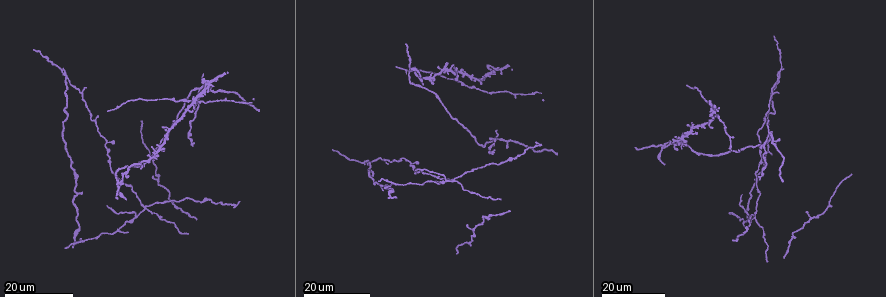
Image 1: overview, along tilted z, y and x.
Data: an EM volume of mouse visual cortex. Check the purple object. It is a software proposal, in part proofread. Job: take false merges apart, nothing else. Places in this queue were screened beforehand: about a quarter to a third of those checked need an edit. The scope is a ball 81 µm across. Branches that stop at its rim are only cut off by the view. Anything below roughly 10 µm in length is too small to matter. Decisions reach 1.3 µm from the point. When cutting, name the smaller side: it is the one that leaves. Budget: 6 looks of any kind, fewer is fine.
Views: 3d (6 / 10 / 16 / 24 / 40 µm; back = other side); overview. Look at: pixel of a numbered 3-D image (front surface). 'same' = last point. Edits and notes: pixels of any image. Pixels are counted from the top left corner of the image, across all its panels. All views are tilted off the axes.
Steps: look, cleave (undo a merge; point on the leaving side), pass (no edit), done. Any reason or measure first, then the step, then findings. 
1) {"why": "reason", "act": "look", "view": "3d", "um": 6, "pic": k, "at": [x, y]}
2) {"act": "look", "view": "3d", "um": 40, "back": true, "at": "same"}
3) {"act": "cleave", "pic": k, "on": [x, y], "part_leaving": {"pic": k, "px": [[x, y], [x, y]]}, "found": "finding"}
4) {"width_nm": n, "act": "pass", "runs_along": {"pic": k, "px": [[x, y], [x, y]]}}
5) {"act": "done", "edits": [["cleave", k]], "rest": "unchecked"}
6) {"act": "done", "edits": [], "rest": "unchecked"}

{"why": "three-way junction", "act": "look", "view": "3d", "um": 16, "pic": 1, "at": [194, 97]}

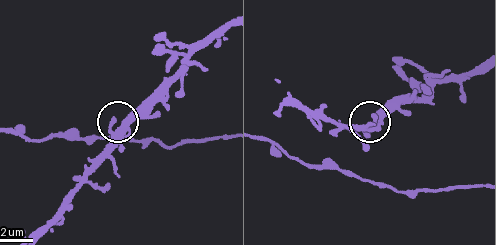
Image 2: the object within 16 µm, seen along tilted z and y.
{"act": "look", "view": "3d", "um": 6, "pic": 2, "at": [119, 132]}

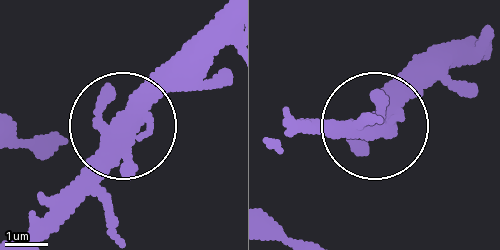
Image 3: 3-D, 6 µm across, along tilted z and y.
{"arms": 3, "act": "pass", "found": "continuous, no second cell"}

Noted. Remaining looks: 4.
{"act": "look", "view": "3d", "um": 24, "pic": 1, "at": [759, 192]}

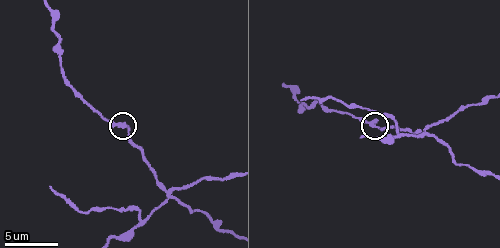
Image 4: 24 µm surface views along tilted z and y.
{"act": "look", "view": "3d", "um": 10, "at": "same"}

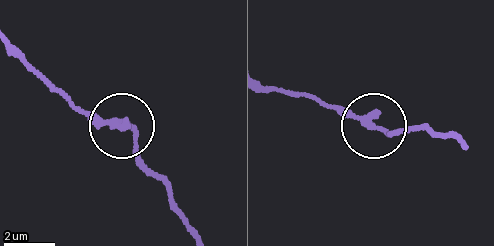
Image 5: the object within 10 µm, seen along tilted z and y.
{"arms": 3, "act": "pass", "runs_along": {"pic": 5, "px": [[467, 142], [425, 125], [383, 133], [323, 100]]}, "found": "one cell here"}

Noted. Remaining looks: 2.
{"why": "looks like a crossing", "act": "look", "view": "3d", "um": 10, "pic": 4, "at": [169, 194]}

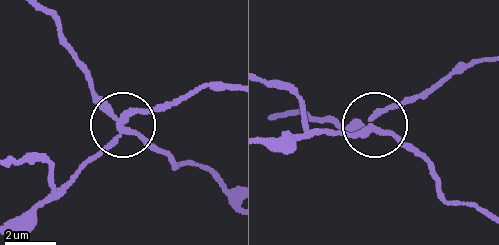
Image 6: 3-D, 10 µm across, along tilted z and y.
{"act": "cleave", "pic": 6, "on": [92, 157], "part_leaving": {"pic": 6, "px": [[122, 130], [142, 114], [228, 86]]}, "found": "two cells meet here"}

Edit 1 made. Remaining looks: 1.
{"act": "done", "edits": [["cleave", 6]], "rest": "unchecked"}

